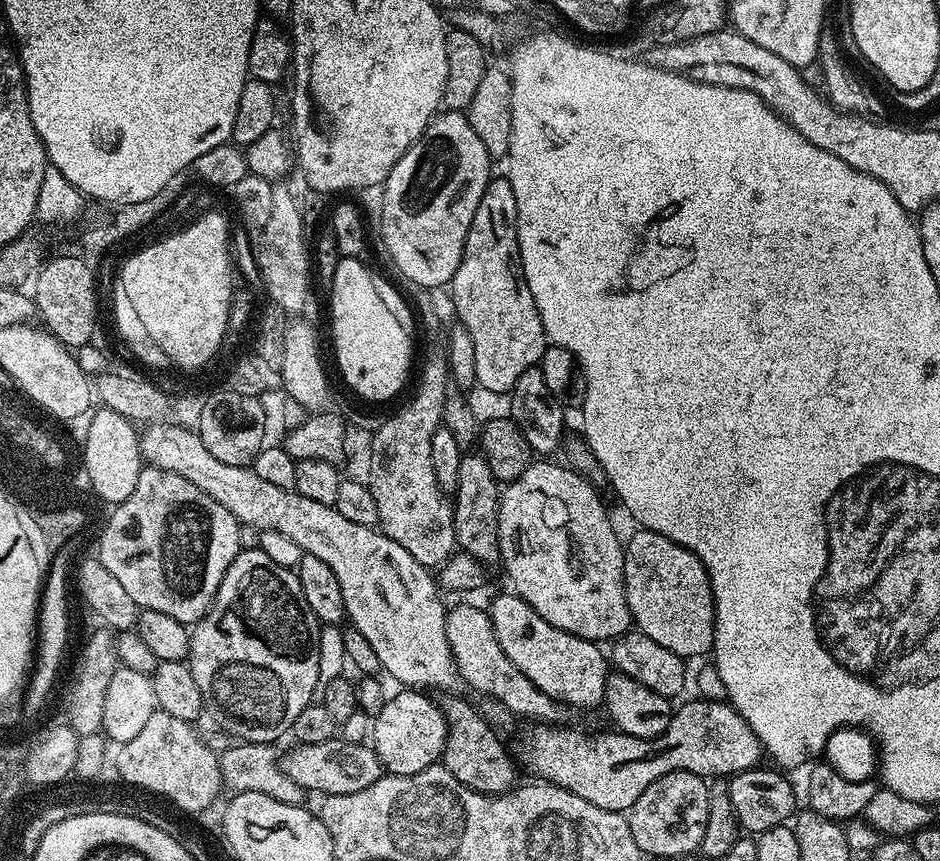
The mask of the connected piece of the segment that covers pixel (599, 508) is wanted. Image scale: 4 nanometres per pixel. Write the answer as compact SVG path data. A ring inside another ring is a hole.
M540 458L537 464L525 463L516 478L503 485L496 506L496 529L500 543L499 563L504 564L508 584L550 626L566 630L593 642L619 638L633 627L628 613L624 589L624 550L616 537L608 512L600 496L584 482L585 477L560 464L547 464Z

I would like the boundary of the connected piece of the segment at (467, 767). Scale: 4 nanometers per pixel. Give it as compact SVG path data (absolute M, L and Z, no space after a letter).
M456 694L441 695L444 697L438 700L438 707L444 713L444 721L448 727L442 767L454 774L458 782L473 788L475 792L503 794L509 791L517 783L516 770L512 766L511 758L496 738L497 729L489 724L477 709L475 712L466 701L452 695Z

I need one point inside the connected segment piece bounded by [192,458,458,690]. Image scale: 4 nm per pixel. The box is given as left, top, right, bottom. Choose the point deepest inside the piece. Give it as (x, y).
(411, 645)

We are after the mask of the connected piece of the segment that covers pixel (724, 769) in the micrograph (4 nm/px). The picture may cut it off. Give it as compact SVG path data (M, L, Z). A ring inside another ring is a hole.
M697 698L679 705L673 711L665 732L650 738L634 738L615 730L587 736L576 728L559 728L556 722L536 722L531 726L533 728L525 734L520 744L520 760L536 775L533 777L557 784L559 788L578 794L578 798L586 798L586 802L611 812L627 813L651 783L671 772L688 771L703 778L728 778L747 768L757 767L762 757L760 740L754 730L750 730L748 723L724 700Z

